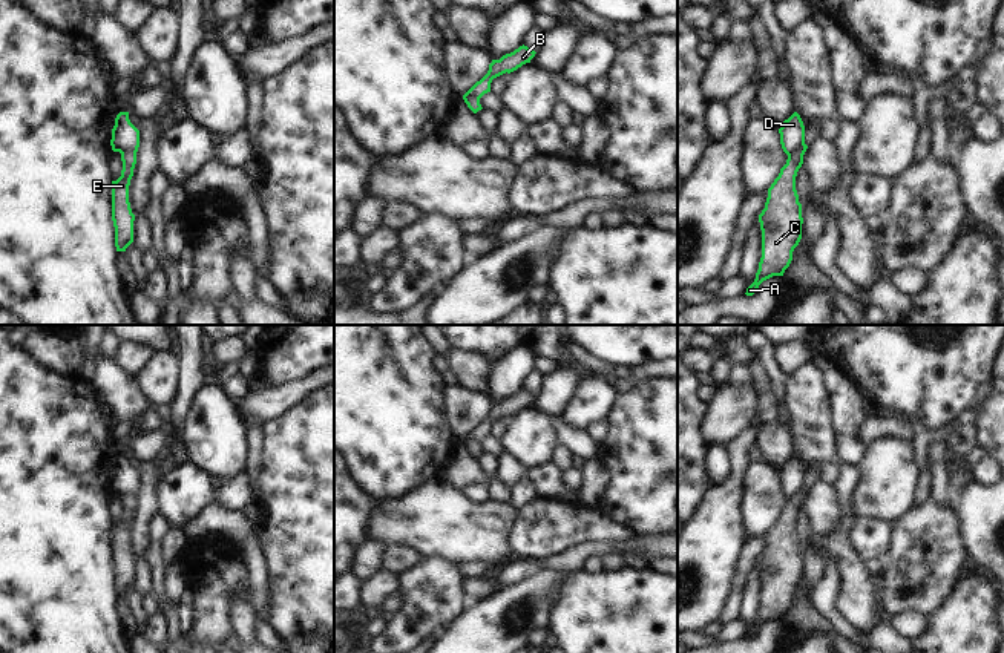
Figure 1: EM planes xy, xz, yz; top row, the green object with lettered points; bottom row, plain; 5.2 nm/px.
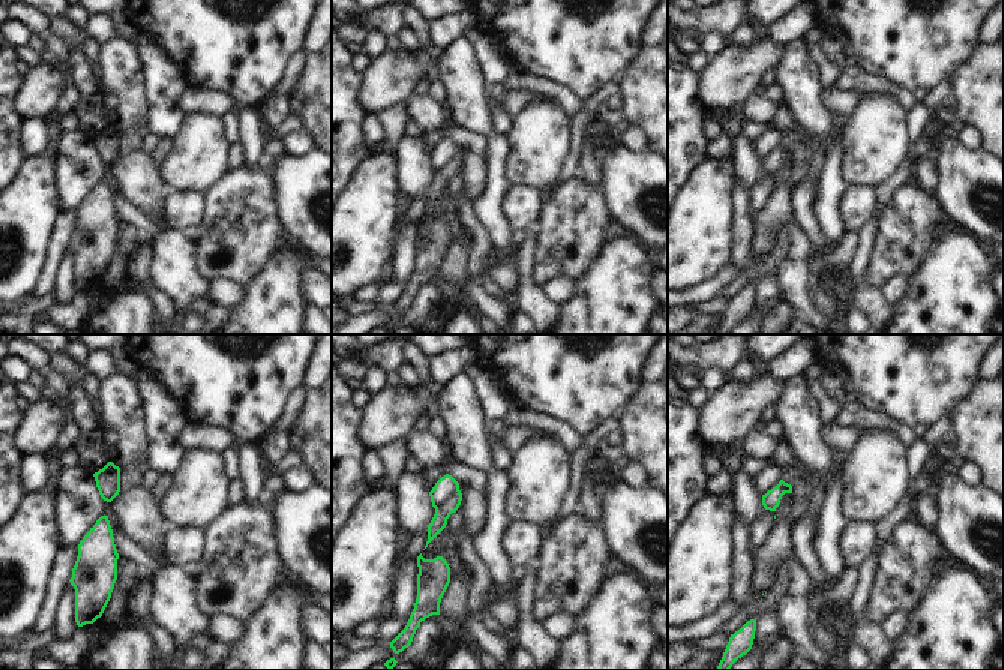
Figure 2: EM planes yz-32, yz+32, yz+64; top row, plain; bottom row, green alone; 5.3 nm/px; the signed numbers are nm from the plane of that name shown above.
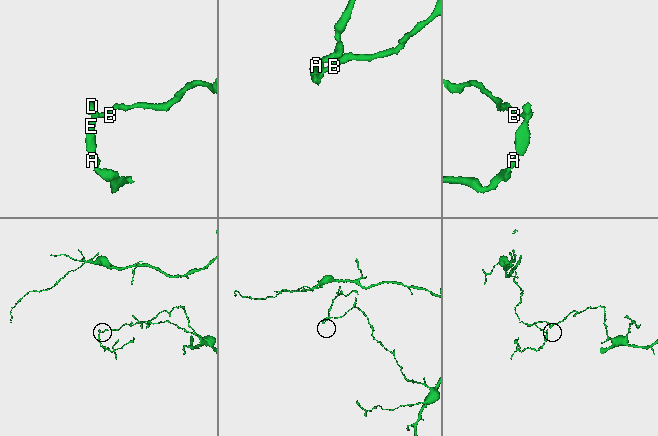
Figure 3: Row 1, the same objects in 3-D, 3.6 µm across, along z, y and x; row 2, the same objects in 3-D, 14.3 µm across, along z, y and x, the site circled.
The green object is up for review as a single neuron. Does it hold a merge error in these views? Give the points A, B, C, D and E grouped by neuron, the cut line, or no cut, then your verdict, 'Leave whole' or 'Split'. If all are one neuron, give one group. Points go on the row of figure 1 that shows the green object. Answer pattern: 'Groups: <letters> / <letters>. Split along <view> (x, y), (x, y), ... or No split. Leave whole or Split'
Groups: A C E / B D. Split along yz (805, 144), (788, 157). Split.

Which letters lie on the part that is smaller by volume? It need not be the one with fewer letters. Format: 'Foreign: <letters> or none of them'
Foreign: A, C, E

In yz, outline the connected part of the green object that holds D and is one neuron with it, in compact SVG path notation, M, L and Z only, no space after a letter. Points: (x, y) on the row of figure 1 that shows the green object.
M794 112L788 120L783 121L779 133L782 149L788 156L805 146L805 126L797 112Z

